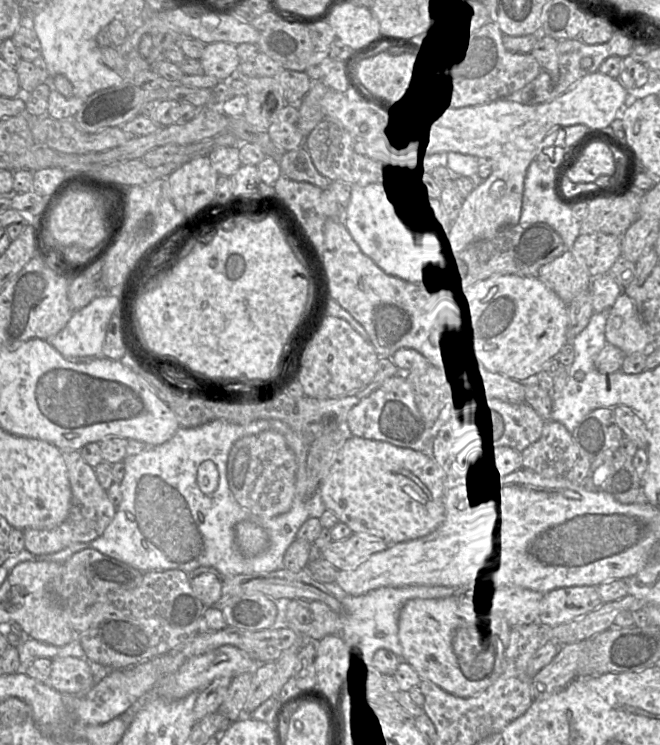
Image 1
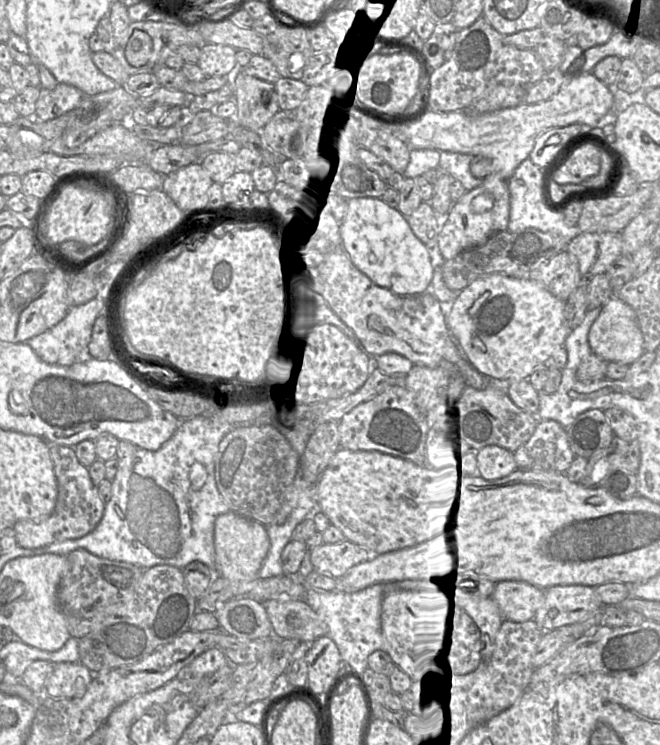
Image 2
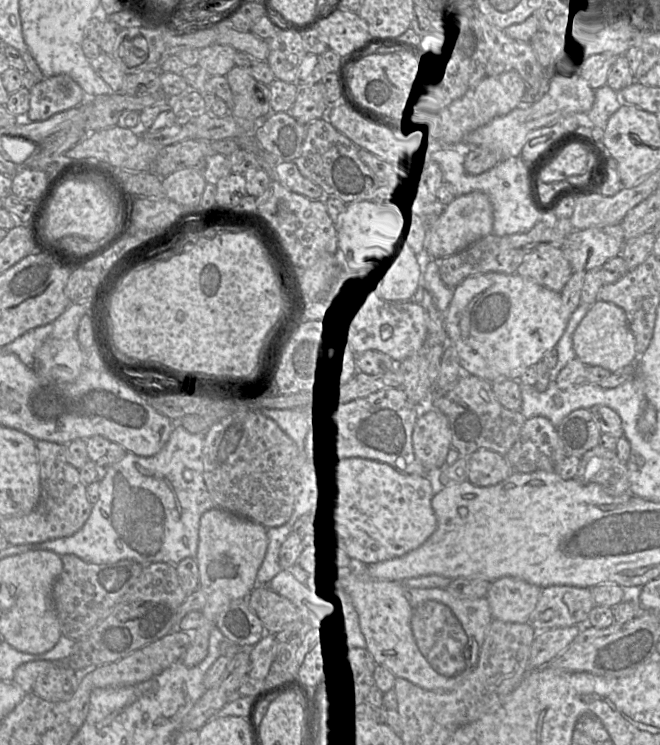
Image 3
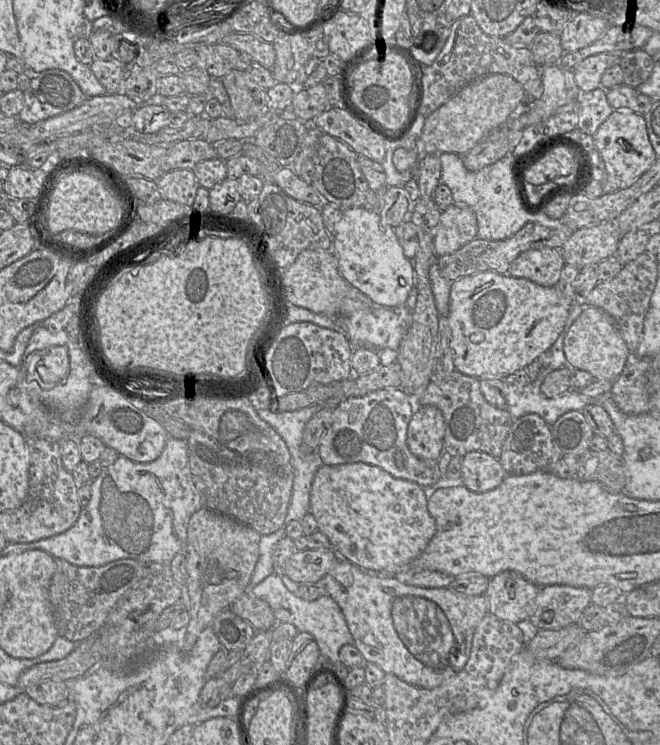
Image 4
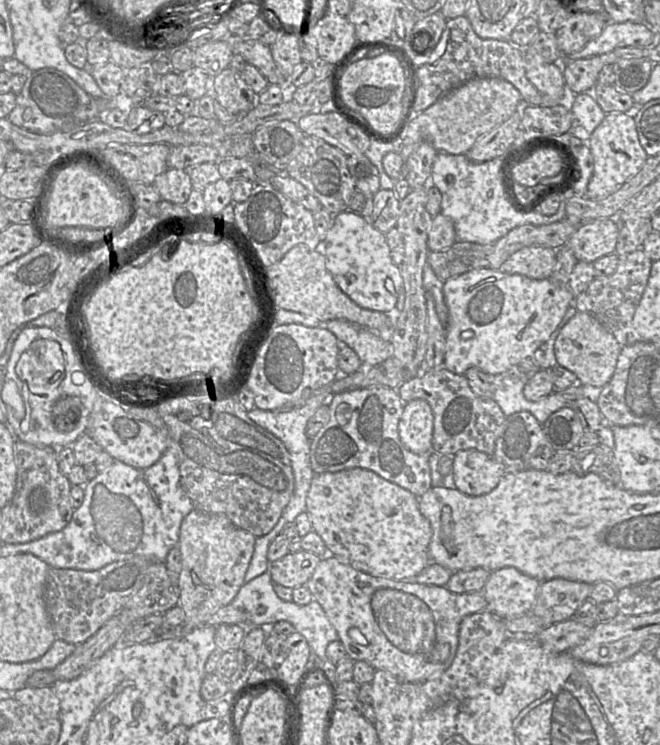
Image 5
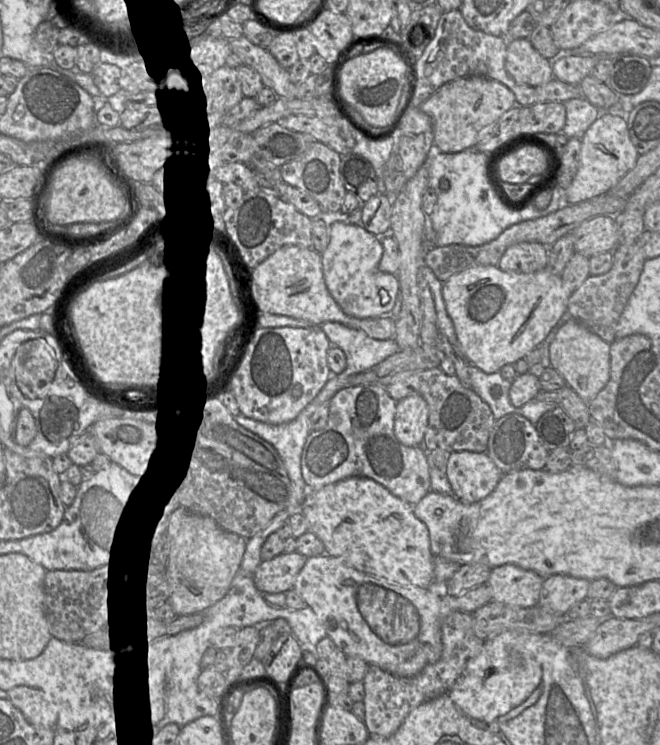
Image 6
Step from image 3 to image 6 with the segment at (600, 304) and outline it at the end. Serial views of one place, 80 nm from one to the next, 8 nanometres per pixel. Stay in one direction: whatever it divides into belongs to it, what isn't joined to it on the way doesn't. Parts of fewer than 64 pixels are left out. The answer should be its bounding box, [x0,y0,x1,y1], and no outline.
[549,320,610,403]

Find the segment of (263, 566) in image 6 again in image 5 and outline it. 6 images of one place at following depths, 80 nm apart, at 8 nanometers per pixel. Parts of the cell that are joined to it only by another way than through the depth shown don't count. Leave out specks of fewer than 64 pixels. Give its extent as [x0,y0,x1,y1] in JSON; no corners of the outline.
[267,551,321,588]

